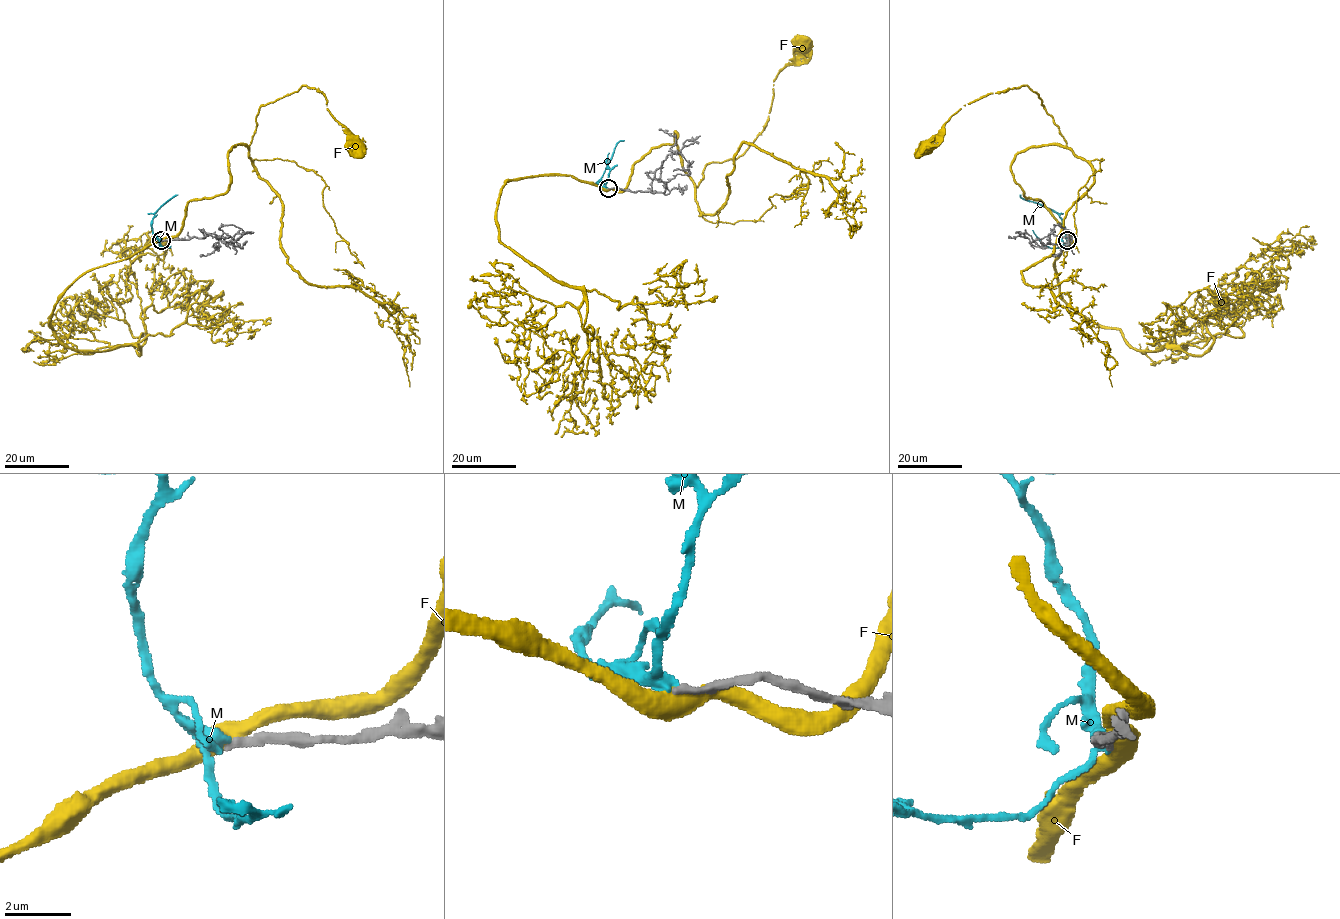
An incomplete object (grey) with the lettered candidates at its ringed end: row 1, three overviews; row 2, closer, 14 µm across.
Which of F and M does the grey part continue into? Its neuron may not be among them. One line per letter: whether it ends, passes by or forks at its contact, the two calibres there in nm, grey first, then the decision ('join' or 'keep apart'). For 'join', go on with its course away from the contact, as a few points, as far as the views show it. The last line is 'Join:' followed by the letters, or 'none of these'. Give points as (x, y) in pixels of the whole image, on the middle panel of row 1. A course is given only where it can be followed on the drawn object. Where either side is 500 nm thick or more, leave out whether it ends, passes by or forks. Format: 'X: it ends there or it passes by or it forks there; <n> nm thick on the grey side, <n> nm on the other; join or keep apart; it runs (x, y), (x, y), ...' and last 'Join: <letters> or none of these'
F: 300 nm thick on the grey side, 500 nm on the other; keep apart
M: it passes by; 260 nm thick on the grey side, 320 nm on the other; join; it runs (607, 188), (599, 186), (599, 182), (615, 146), (624, 140)
Join: M

